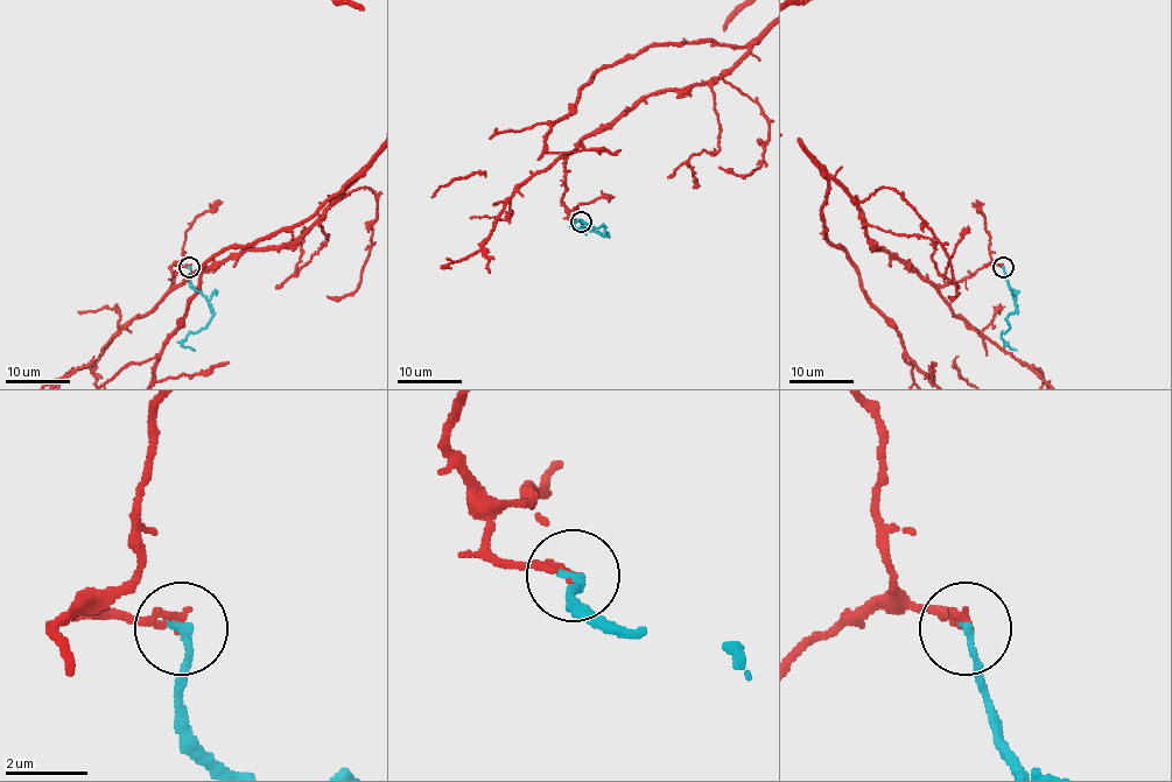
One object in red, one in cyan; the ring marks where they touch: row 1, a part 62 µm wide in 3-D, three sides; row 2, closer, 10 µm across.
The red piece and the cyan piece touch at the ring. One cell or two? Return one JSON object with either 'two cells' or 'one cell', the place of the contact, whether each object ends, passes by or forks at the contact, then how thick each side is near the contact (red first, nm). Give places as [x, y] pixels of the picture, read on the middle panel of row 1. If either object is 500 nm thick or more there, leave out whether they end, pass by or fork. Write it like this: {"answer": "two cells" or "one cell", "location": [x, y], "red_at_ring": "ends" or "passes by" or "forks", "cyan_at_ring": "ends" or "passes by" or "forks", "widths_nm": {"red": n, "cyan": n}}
{"answer": "one cell", "location": [581, 222], "red_at_ring": "ends", "cyan_at_ring": "ends", "widths_nm": {"red": 180, "cyan": 190}}

